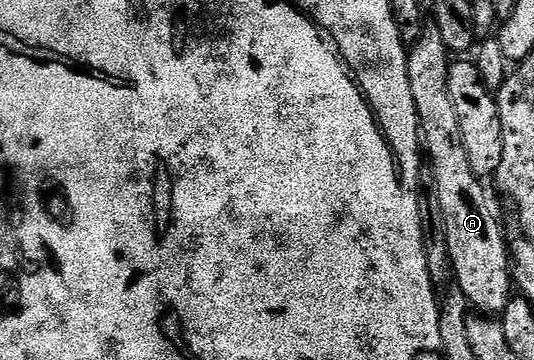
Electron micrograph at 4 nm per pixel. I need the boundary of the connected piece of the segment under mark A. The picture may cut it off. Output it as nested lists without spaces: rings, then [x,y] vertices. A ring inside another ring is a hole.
[[[426,25],[422,31],[422,36],[409,48],[406,60],[408,61],[408,77],[412,85],[412,95],[416,101],[416,111],[418,113],[418,126],[420,128],[420,139],[424,144],[424,155],[428,160],[428,167],[434,170],[434,187],[432,187],[433,194],[438,196],[440,201],[440,209],[444,213],[444,221],[448,225],[448,253],[450,254],[450,271],[452,272],[452,279],[456,282],[457,290],[462,292],[462,296],[466,298],[467,304],[471,308],[477,309],[479,312],[485,313],[491,317],[501,316],[502,311],[508,305],[508,301],[512,298],[512,251],[508,246],[506,248],[506,227],[502,224],[502,207],[498,204],[499,196],[486,188],[487,184],[479,175],[472,173],[472,164],[468,161],[468,153],[464,153],[464,141],[460,137],[460,121],[456,117],[456,108],[452,105],[450,94],[448,93],[448,69],[452,62],[452,53],[444,45],[444,37],[440,35],[440,29],[435,25]]]

